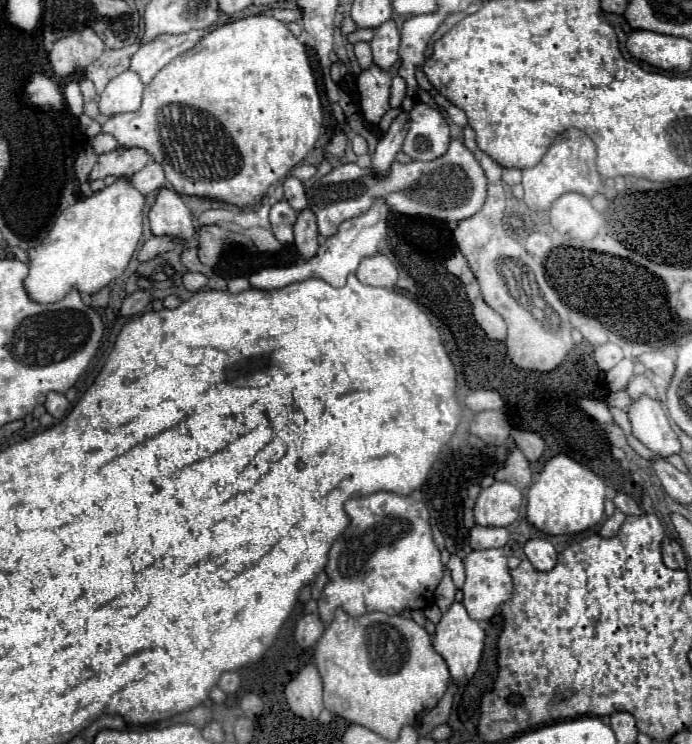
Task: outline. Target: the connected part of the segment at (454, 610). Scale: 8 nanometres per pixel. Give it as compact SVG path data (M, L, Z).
M453 602L451 608L443 614L441 622L437 624L437 632L433 638L435 650L445 658L445 662L449 666L451 680L463 684L475 674L475 670L479 668L481 654L483 654L483 640L485 640L485 630L479 626L479 622L467 614L467 610L461 602Z

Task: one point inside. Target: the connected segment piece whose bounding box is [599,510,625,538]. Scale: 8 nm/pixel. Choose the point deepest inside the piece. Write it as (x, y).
(614, 522)

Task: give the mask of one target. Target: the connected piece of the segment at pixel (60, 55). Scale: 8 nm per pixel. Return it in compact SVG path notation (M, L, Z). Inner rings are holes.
M81 30L77 34L57 40L49 54L49 62L55 74L67 76L95 62L103 54L103 50L105 44L95 34L95 30Z

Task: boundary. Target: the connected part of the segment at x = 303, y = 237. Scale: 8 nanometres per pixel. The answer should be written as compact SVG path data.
M305 208L297 214L297 222L293 226L295 232L295 248L299 250L301 258L311 258L315 256L319 244L317 244L317 222L315 222L315 214Z

